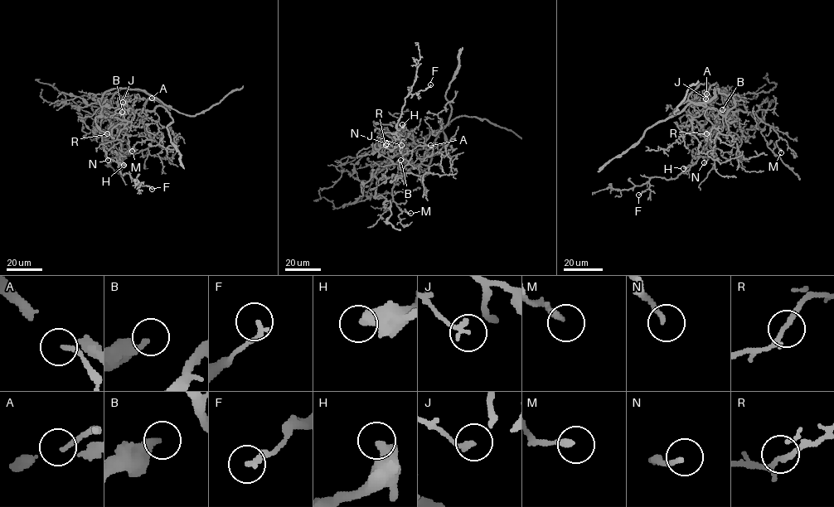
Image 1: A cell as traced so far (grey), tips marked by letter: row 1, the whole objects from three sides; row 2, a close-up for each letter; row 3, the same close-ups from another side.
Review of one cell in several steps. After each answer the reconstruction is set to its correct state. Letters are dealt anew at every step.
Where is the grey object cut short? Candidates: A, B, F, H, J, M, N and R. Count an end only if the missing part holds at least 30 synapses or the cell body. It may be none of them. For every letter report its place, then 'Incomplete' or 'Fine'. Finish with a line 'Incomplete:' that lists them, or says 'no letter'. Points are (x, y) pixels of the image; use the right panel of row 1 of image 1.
A: Place: (706, 94). Fine
B: Place: (722, 109). Fine
F: Place: (638, 195). Fine
H: Place: (683, 168). Fine
J: Place: (705, 98). Fine
M: Place: (781, 152). Fine
N: Place: (704, 162). Fine
R: Place: (706, 133). Fine
Incomplete: no letter

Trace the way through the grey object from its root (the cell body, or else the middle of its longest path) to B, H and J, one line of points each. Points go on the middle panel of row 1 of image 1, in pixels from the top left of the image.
B: (380, 151), (390, 156), (398, 152), (413, 165), (388, 166), (388, 161), (383, 162), (392, 169), (400, 160)
H: (380, 151), (379, 142), (382, 133), (395, 134), (402, 124)
J: (380, 151), (375, 142), (381, 131), (385, 131), (396, 144), (397, 142), (401, 145)

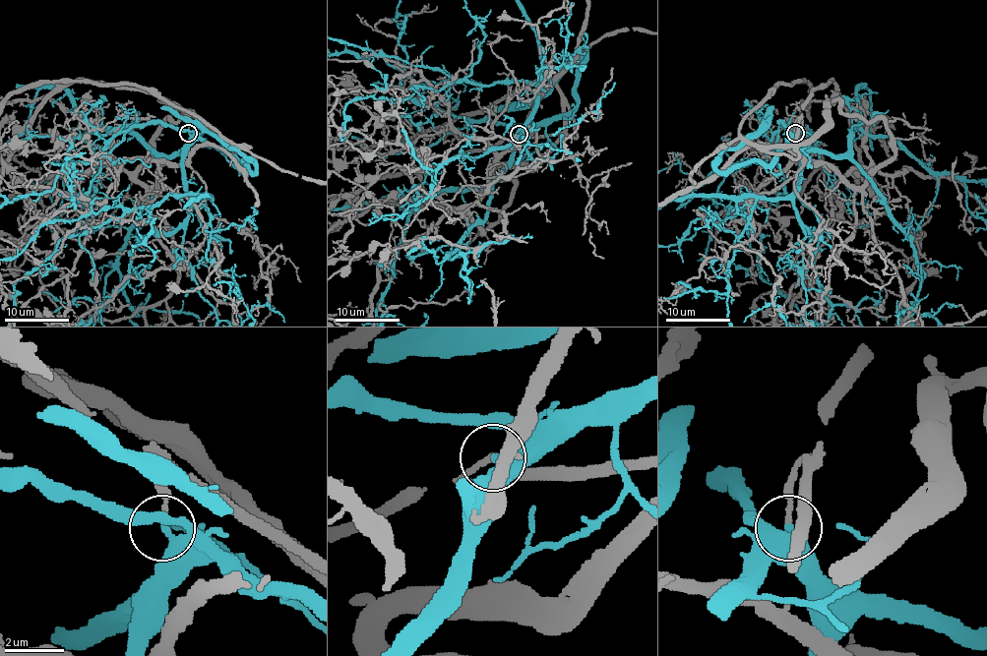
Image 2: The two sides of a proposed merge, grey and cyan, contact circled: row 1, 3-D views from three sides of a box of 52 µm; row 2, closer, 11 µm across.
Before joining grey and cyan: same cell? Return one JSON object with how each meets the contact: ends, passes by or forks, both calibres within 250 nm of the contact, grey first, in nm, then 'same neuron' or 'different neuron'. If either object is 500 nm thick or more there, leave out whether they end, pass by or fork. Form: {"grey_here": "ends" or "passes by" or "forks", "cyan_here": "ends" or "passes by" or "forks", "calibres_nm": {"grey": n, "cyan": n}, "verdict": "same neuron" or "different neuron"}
{"grey_here": "ends", "cyan_here": "ends", "calibres_nm": {"grey": 160, "cyan": 380}, "verdict": "different neuron"}

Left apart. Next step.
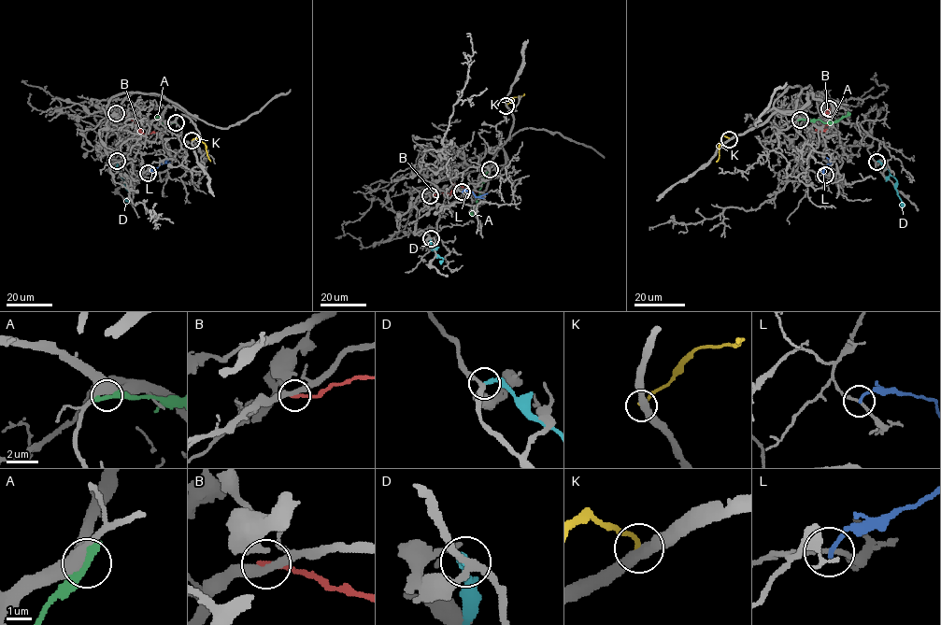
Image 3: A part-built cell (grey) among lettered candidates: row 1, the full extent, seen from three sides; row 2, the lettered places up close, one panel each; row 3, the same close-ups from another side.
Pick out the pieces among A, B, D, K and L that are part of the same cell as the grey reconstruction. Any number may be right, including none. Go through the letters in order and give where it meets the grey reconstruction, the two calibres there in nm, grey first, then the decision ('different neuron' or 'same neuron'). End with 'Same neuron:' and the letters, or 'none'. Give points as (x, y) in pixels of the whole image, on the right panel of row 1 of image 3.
A: (800, 120) | 400/400 nm | different neuron
B: (829, 108) | 320/220 nm | different neuron
D: (876, 162) | 240/240 nm | different neuron
K: (729, 139) | 440/190 nm | different neuron
L: (825, 175) | 160/170 nm | different neuron
Same neuron: none

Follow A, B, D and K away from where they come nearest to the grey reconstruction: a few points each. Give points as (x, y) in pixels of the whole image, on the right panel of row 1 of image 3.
A: (800, 120), (837, 121), (848, 112)
B: (829, 108), (826, 112), (826, 124), (817, 130), (825, 132)
D: (876, 162), (897, 181), (896, 190), (905, 205)
K: (729, 139), (723, 135), (720, 140), (719, 158), (716, 162)

